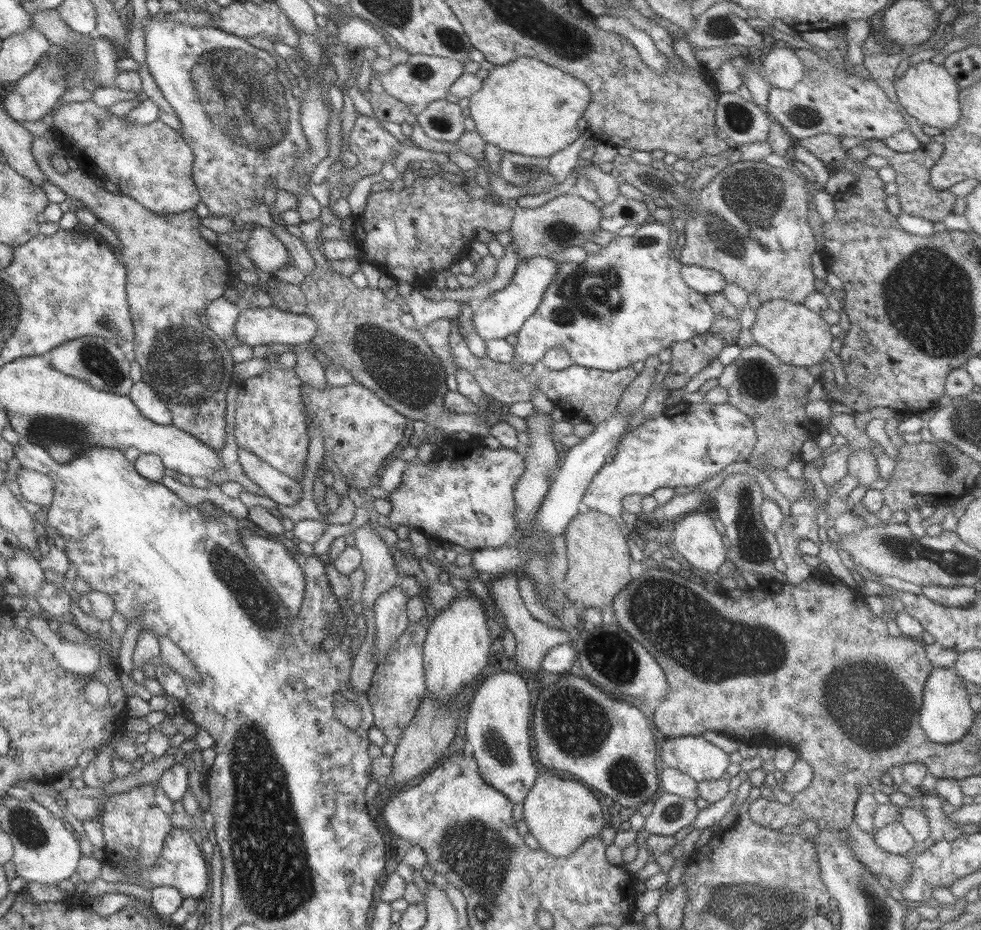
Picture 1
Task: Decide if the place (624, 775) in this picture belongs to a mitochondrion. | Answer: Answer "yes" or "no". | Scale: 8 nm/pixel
yes

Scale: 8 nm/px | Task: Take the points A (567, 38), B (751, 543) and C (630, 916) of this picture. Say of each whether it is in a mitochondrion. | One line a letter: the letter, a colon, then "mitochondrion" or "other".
A: mitochondrion
B: mitochondrion
C: other

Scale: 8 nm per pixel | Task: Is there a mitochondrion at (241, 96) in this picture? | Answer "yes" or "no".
yes

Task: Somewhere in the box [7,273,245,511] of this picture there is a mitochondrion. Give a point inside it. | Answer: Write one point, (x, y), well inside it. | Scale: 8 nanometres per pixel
(184, 362)

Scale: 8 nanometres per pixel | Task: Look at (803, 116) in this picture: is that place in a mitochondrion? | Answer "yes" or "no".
yes

